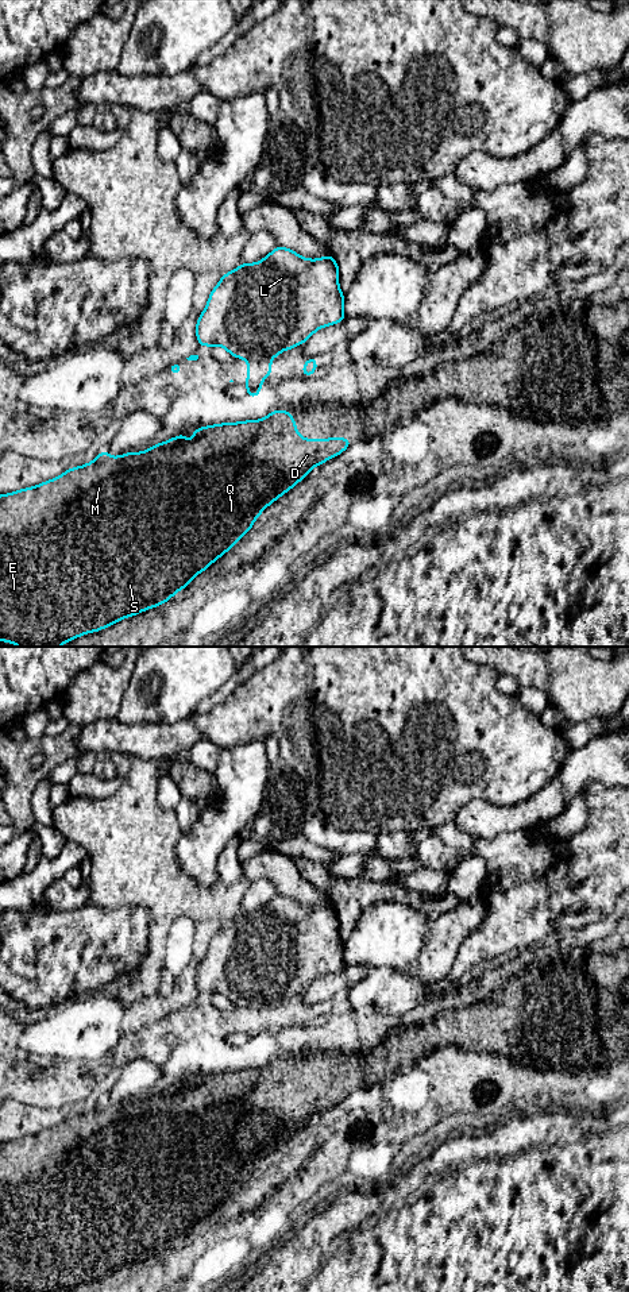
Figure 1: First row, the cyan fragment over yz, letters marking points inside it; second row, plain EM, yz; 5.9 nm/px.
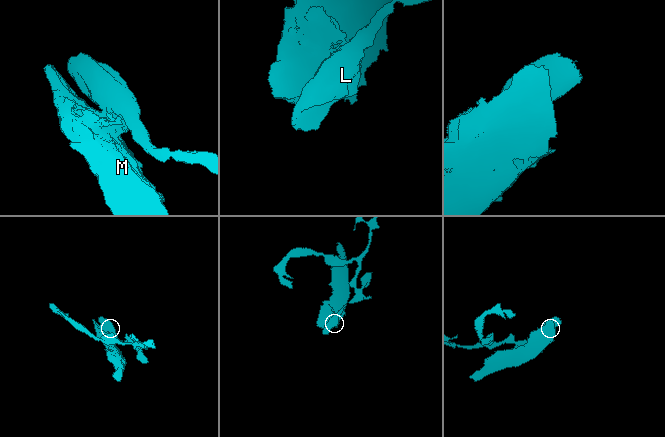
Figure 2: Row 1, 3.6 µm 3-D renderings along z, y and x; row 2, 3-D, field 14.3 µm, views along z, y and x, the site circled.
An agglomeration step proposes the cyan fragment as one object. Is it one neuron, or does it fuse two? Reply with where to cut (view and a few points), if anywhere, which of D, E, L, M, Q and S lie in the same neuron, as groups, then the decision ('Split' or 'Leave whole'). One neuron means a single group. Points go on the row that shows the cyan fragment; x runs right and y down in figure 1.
Split along yz (242, 358), (258, 354), (269, 359). Groups: D E M Q S / L. Split

